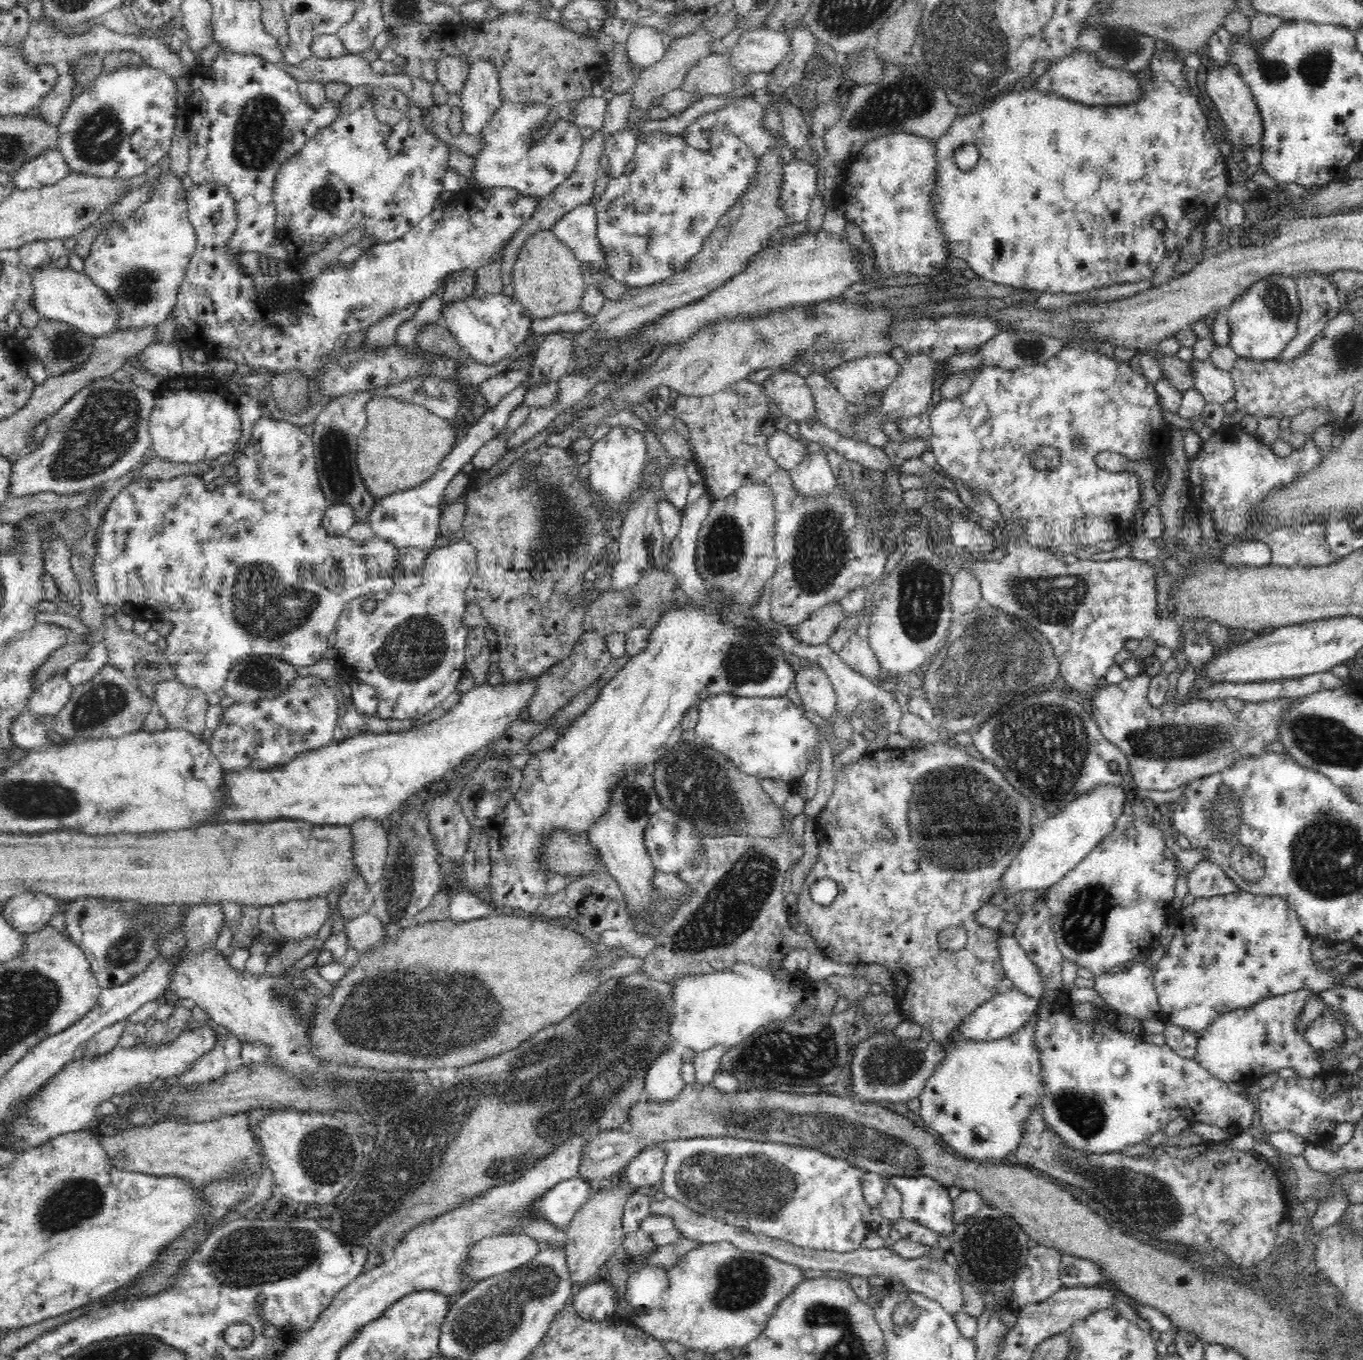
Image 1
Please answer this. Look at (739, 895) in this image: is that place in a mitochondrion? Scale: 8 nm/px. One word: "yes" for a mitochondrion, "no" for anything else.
yes

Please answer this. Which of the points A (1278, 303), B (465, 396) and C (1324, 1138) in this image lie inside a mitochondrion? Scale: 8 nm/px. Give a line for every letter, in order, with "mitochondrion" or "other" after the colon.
A: mitochondrion
B: other
C: other

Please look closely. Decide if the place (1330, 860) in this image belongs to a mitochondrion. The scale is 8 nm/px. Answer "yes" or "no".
yes

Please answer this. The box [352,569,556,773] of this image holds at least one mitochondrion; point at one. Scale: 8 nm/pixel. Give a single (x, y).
(414, 650)

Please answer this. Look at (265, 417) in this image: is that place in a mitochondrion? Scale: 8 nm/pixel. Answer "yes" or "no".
no

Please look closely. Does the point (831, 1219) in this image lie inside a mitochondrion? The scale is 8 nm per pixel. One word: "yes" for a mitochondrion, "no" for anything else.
no

